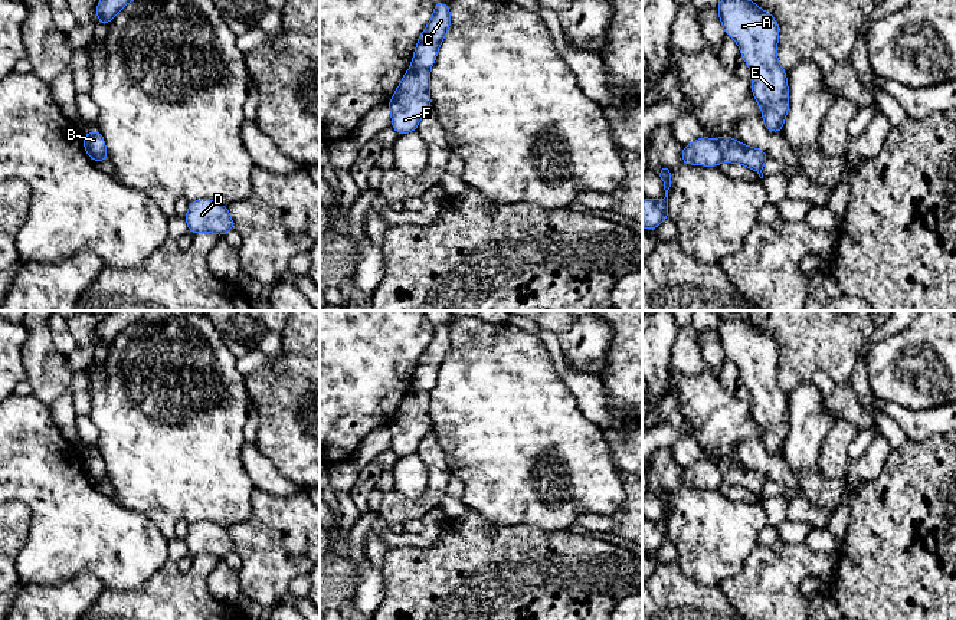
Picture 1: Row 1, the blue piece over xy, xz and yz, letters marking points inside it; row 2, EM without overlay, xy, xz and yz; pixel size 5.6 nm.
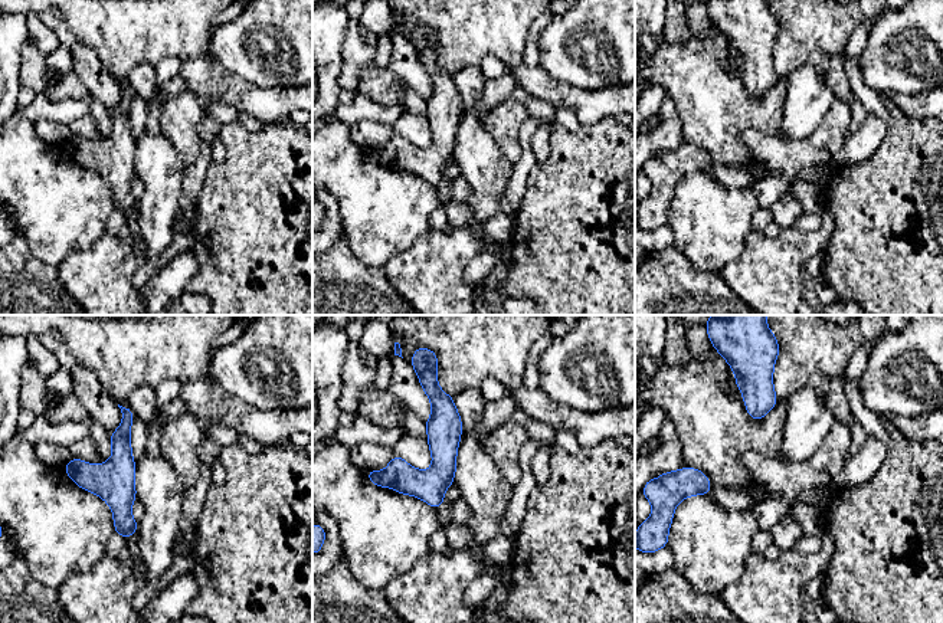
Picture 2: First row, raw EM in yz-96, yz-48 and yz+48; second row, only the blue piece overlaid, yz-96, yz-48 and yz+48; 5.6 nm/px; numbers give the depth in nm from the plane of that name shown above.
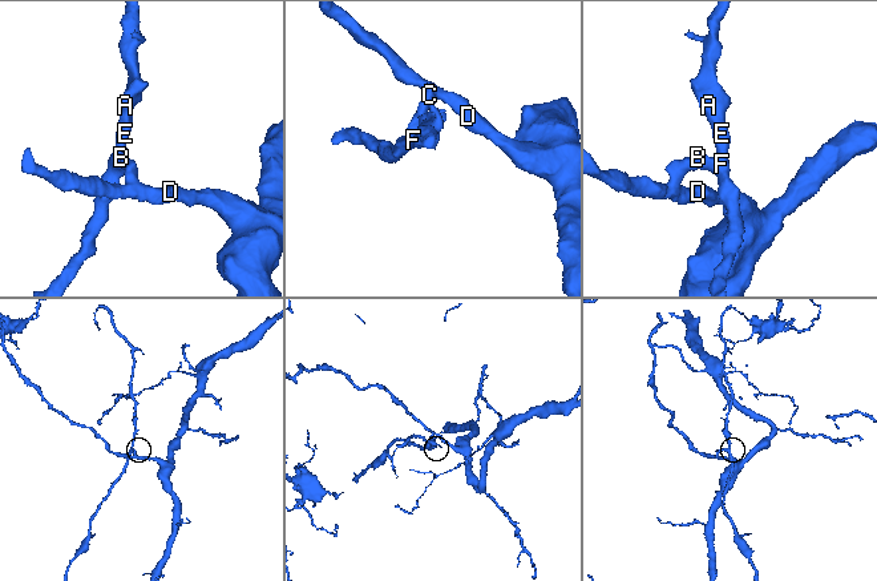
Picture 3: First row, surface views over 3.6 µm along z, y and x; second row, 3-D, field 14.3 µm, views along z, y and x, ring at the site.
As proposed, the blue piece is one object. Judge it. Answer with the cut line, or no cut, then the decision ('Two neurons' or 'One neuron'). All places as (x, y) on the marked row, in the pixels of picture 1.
Split along yz (714, 141), (723, 160). Two neurons

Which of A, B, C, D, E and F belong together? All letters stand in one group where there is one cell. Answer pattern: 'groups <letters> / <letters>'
groups A B E F / C D

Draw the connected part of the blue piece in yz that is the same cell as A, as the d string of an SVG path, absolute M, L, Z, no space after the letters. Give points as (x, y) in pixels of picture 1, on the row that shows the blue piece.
M720 0L717 13L724 33L737 42L741 58L752 70L752 92L754 101L763 109L762 121L766 129L770 132L782 132L789 111L789 88L786 70L779 65L776 56L779 39L776 19L752 0Z

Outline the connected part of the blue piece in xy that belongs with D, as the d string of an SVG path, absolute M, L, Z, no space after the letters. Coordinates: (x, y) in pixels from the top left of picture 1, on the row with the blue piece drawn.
M210 199L189 203L184 220L193 236L199 232L210 232L223 237L229 230L235 229L227 206Z

